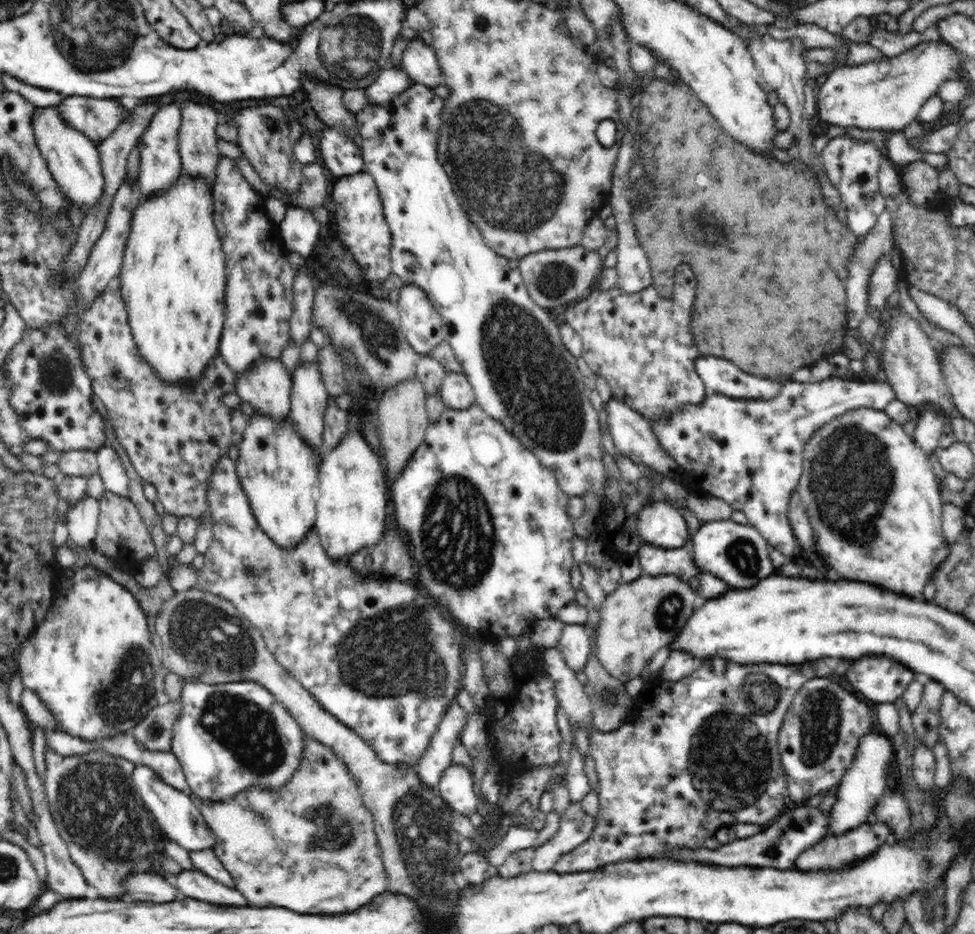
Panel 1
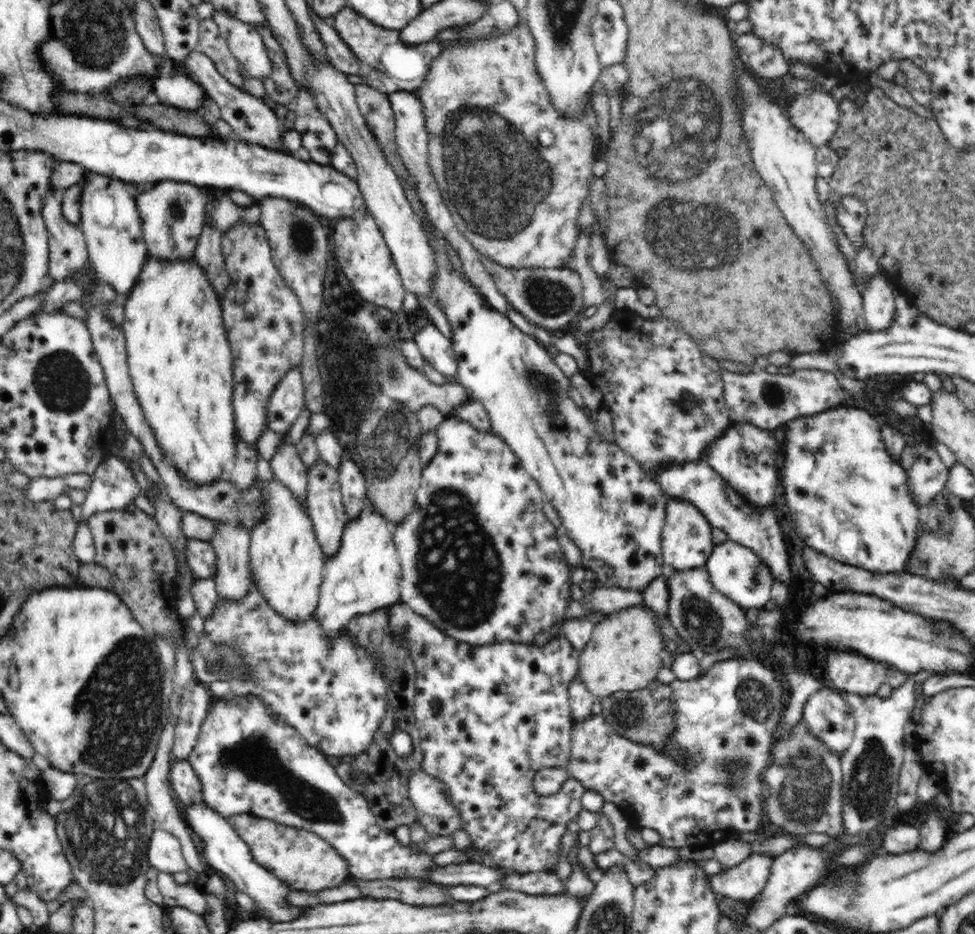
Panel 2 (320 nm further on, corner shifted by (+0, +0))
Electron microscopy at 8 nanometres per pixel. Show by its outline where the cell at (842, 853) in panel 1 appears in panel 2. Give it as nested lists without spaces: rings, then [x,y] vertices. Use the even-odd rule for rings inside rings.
[[[899,821],[898,825],[885,832],[881,842],[883,854],[903,854],[916,851],[921,847],[919,829],[908,822]]]

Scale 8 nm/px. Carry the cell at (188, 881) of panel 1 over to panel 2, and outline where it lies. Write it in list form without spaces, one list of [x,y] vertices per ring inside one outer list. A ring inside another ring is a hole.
[[[158,827],[153,830],[150,846],[148,846],[148,860],[159,872],[171,875],[186,872],[189,868],[184,861],[178,838]]]

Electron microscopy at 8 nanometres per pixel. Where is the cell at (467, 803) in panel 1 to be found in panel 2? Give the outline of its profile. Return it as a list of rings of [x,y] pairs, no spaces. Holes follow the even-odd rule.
[[[416,772],[408,780],[408,798],[414,805],[417,820],[426,832],[435,836],[451,836],[461,828],[457,808],[450,804],[442,781]]]

